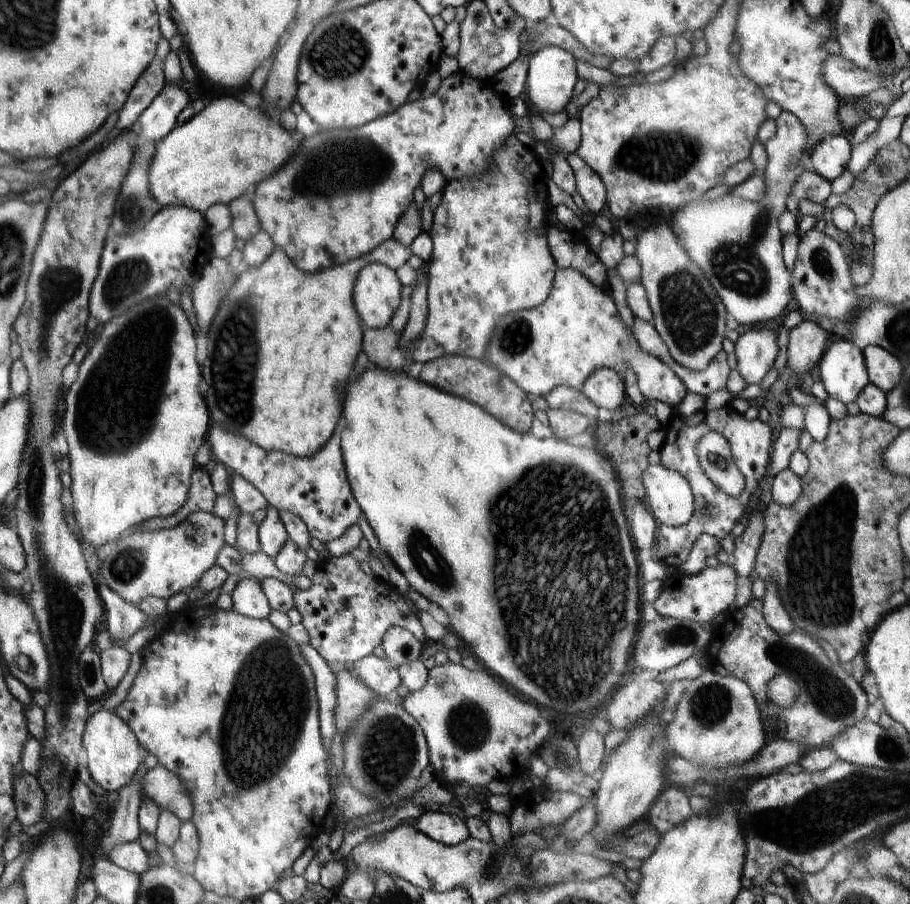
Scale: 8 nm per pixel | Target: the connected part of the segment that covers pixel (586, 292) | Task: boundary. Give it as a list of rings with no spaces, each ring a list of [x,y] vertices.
[[[566,268],[557,270],[548,298],[540,306],[506,314],[502,318],[502,326],[500,320],[496,322],[483,360],[512,378],[528,395],[544,397],[558,386],[581,391],[582,384],[594,370],[610,368],[623,376],[624,371],[631,368],[636,374],[640,392],[646,399],[660,400],[671,408],[681,404],[688,395],[688,390],[686,384],[680,380],[676,367],[672,363],[654,358],[654,354],[642,352],[640,348],[642,346],[638,346],[632,328],[623,323],[611,293],[594,286],[588,278],[582,276],[582,272]]]

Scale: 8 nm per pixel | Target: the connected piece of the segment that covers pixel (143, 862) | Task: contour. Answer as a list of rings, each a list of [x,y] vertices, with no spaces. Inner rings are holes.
[[[139,841],[120,842],[105,855],[116,867],[138,876],[150,870],[148,853],[142,849]]]

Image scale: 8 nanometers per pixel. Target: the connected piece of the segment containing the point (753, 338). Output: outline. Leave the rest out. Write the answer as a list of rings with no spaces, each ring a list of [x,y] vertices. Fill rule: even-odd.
[[[754,327],[735,343],[737,370],[746,384],[761,384],[773,368],[778,354],[777,334],[764,327]]]

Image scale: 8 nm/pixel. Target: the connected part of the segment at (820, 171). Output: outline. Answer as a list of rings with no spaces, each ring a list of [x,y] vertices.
[[[844,135],[826,137],[810,152],[811,170],[831,183],[848,167],[851,151],[851,142]]]

